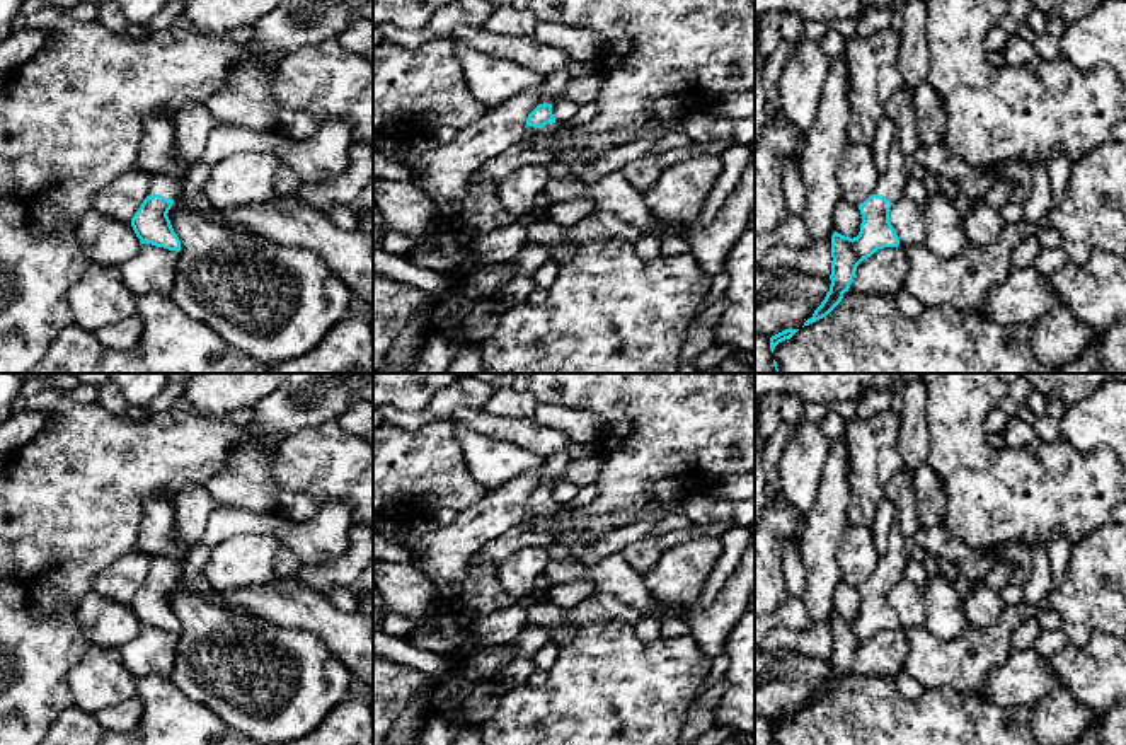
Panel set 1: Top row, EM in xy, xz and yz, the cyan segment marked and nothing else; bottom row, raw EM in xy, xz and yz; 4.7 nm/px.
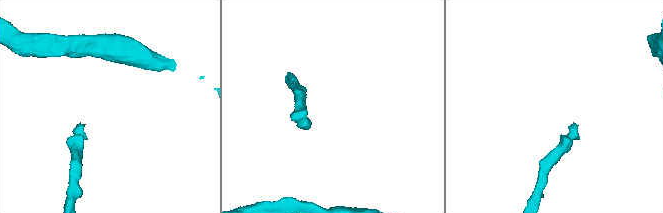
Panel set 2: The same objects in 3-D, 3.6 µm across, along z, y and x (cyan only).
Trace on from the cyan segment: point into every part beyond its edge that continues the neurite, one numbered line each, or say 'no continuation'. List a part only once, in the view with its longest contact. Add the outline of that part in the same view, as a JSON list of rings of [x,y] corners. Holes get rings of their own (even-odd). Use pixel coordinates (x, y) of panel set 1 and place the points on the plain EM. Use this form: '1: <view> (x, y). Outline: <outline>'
1: xz (549, 510). Outline: [[[547,505],[543,510],[537,510],[537,508],[526,508],[526,517],[550,517],[554,515],[557,510],[560,508],[560,505]]]

